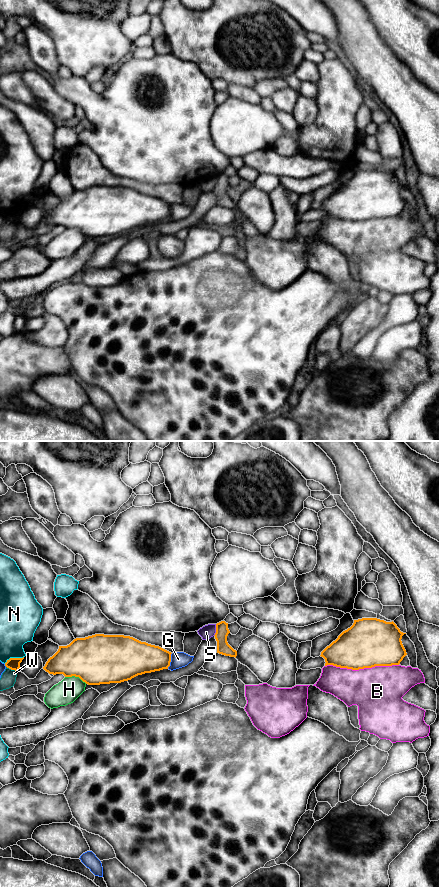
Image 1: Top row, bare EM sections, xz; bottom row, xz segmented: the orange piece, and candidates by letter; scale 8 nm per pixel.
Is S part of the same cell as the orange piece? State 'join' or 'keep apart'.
keep apart

